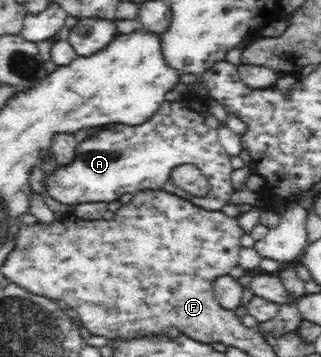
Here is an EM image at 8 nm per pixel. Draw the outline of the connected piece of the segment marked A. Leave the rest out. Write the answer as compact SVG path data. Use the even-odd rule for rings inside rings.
M201 99L194 102L165 101L161 108L143 124L129 126L121 123L112 124L94 131L91 138L78 143L75 156L69 164L57 165L53 174L46 174L44 183L47 194L59 202L70 205L92 202L113 202L123 194L136 194L139 190L164 190L179 196L208 211L221 211L225 204L230 204L231 194L236 187L231 183L231 155L223 148L218 139L221 122L207 109ZM180 164L195 165L209 181L209 192L205 196L193 196L190 192L170 183L172 168Z

